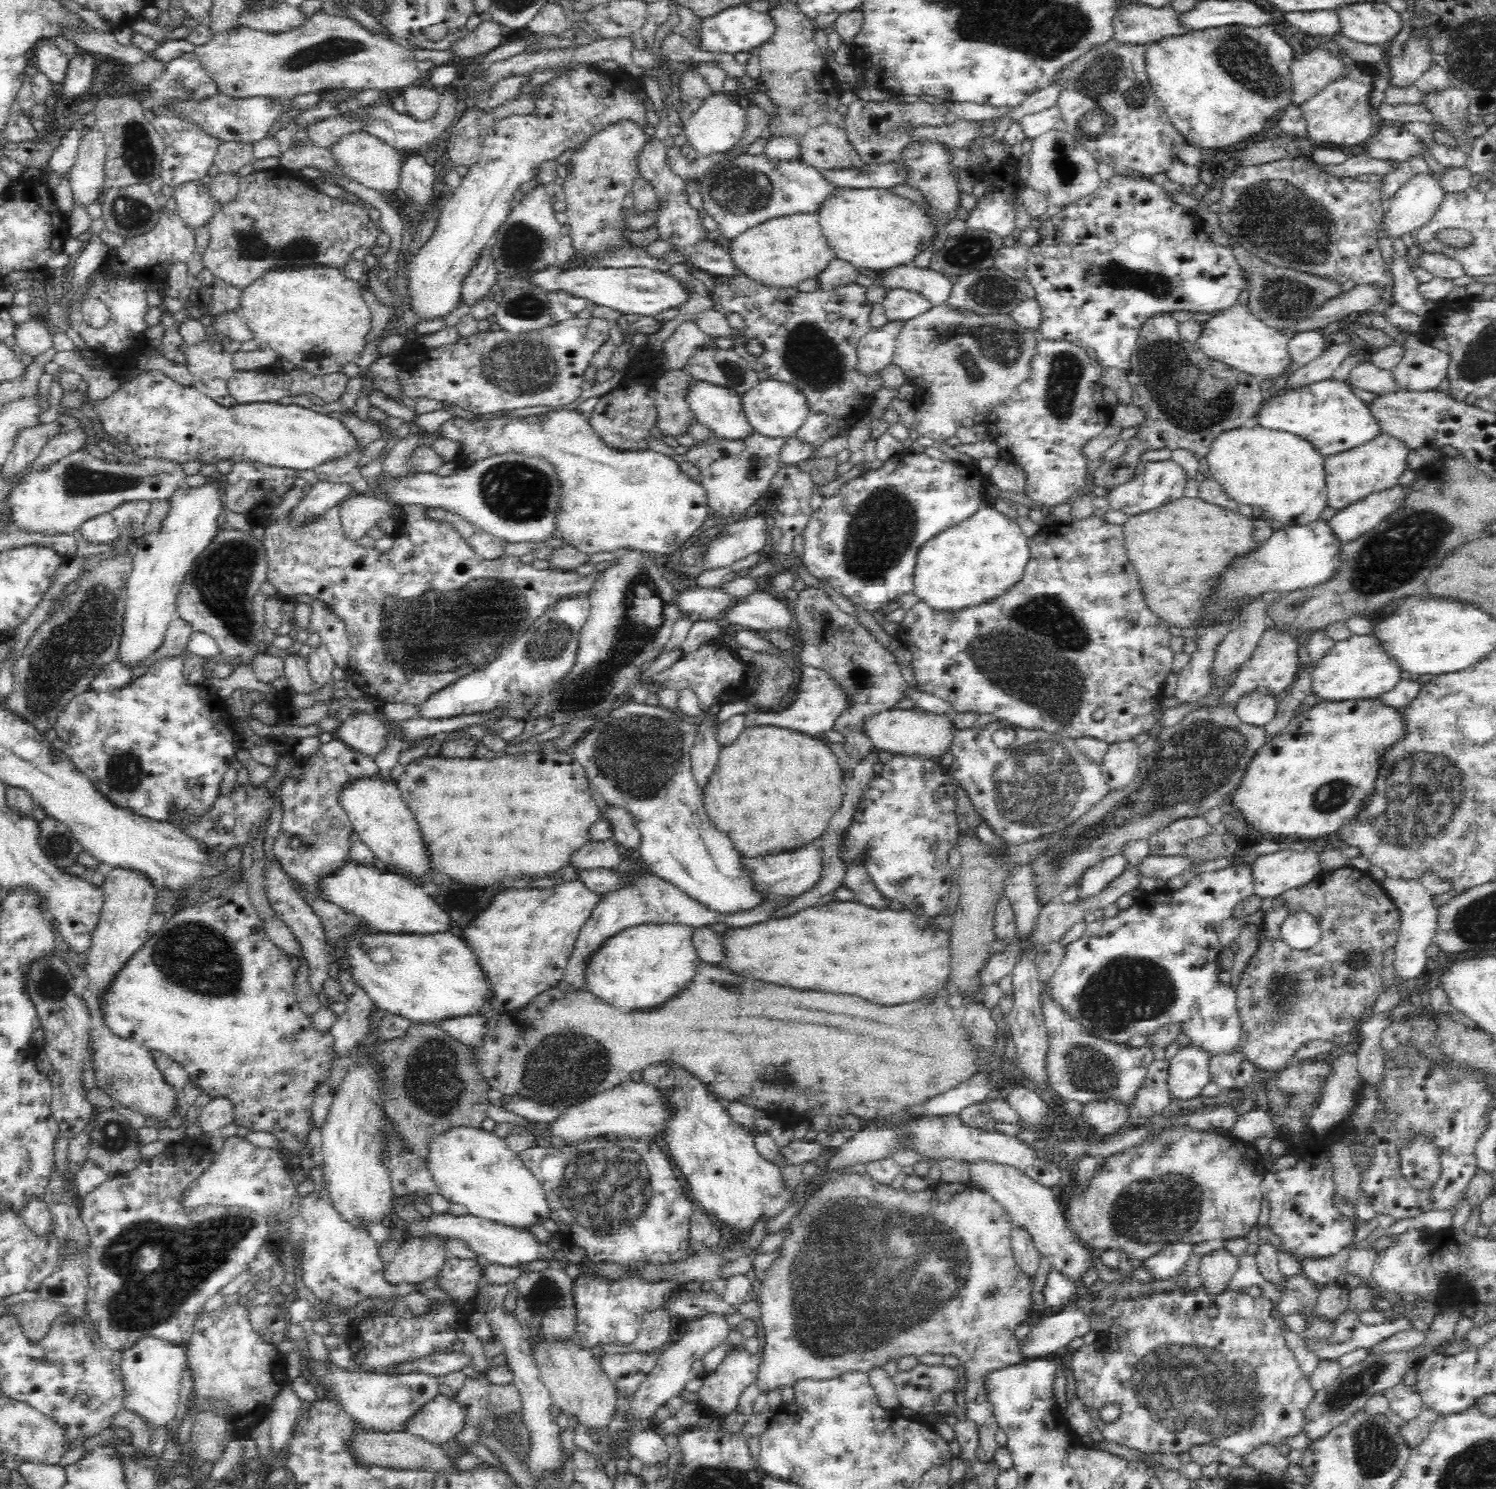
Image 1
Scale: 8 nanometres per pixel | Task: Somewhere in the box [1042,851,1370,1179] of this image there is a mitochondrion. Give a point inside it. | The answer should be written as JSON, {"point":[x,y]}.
{"point":[1116,997]}

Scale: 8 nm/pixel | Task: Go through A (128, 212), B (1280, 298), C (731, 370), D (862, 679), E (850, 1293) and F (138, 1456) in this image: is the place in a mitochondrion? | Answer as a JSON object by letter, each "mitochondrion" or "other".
{"A":"mitochondrion","B":"mitochondrion","C":"mitochondrion","D":"mitochondrion","E":"mitochondrion","F":"other"}

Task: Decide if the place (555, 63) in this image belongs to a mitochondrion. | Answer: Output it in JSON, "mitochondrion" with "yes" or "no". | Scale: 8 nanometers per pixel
{"mitochondrion":"no"}

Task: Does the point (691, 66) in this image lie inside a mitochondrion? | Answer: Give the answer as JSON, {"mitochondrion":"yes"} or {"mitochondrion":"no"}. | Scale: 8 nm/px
{"mitochondrion":"no"}

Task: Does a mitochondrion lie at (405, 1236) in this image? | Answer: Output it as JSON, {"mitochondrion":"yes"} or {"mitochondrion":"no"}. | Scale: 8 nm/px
{"mitochondrion":"no"}

